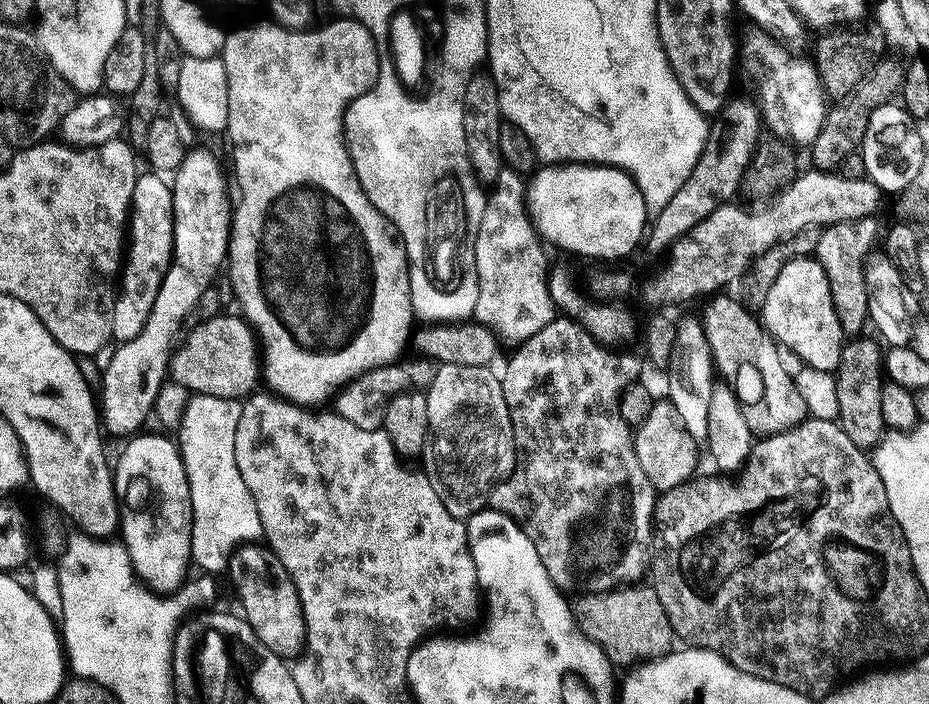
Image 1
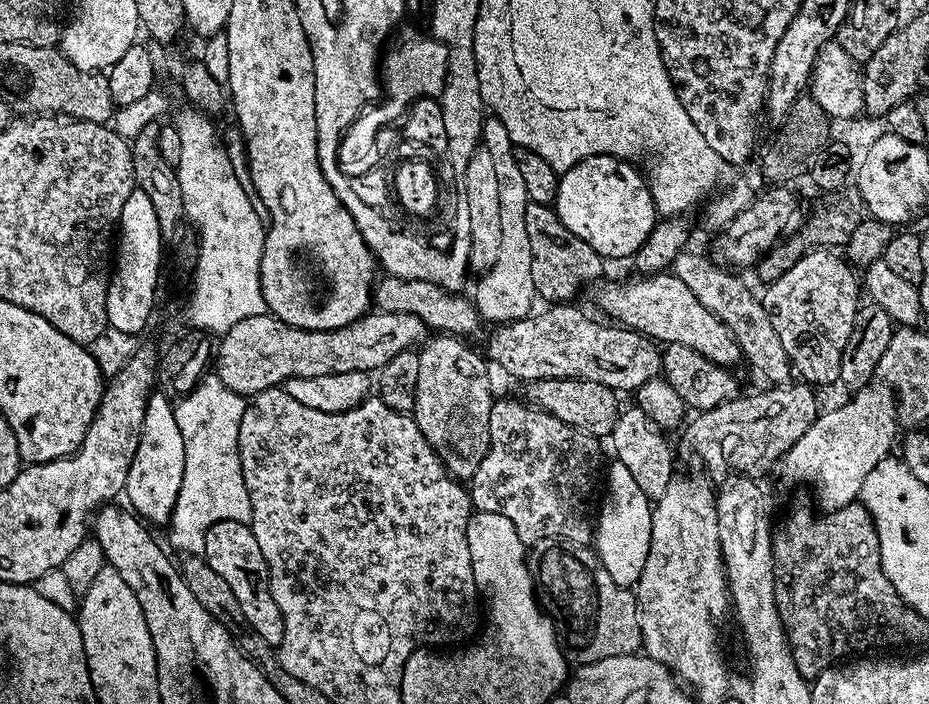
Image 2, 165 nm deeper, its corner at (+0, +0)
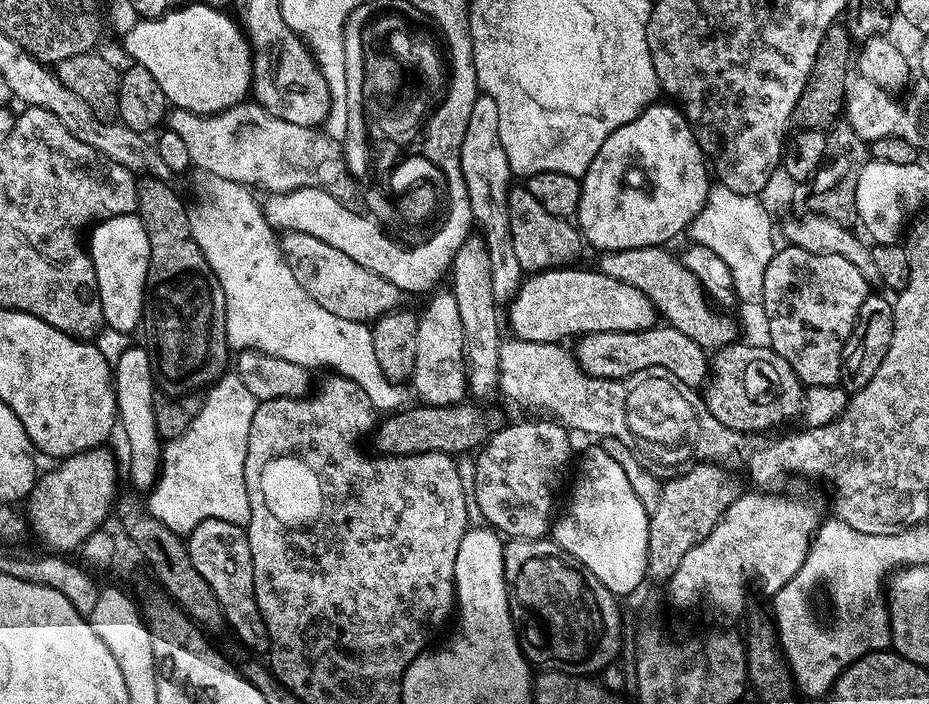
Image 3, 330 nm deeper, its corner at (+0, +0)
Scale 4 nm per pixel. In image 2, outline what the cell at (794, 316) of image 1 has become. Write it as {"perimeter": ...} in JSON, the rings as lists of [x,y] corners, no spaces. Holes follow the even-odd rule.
{"perimeter":[[[835,251],[807,252],[778,282],[763,289],[762,303],[768,311],[771,331],[782,342],[798,376],[800,372],[799,379],[809,385],[835,385],[840,379],[842,354],[850,330],[854,330],[856,309],[862,304],[862,288],[851,267],[853,265]]]}

